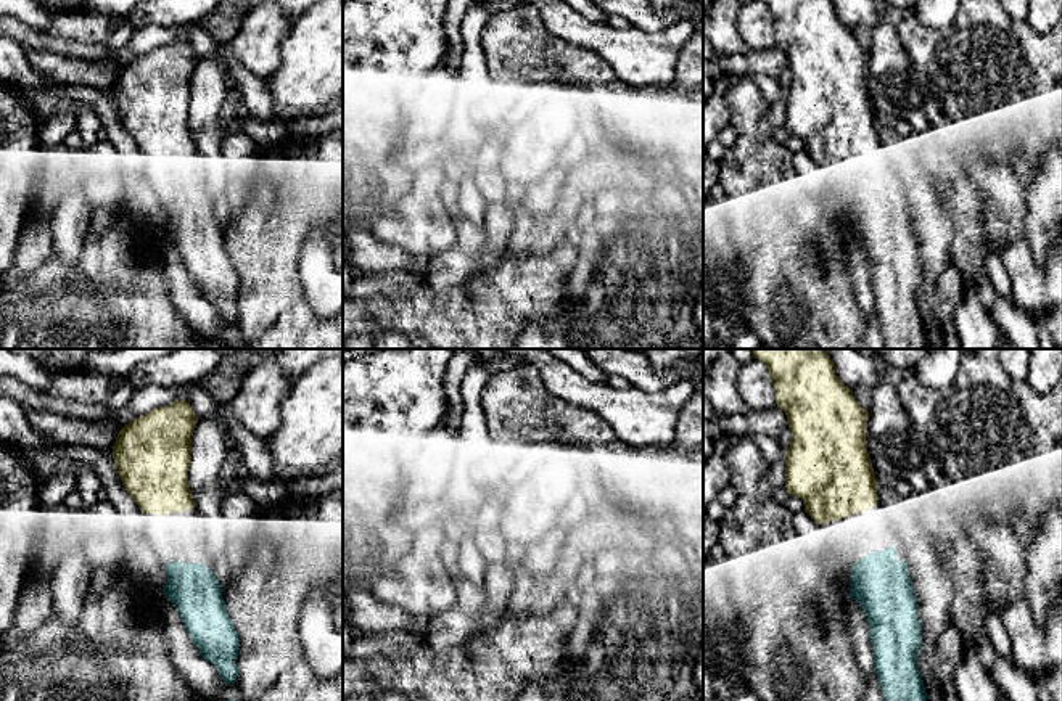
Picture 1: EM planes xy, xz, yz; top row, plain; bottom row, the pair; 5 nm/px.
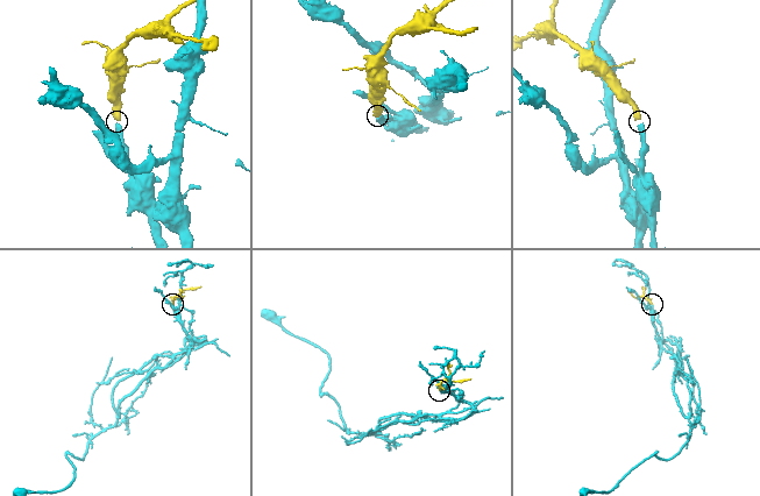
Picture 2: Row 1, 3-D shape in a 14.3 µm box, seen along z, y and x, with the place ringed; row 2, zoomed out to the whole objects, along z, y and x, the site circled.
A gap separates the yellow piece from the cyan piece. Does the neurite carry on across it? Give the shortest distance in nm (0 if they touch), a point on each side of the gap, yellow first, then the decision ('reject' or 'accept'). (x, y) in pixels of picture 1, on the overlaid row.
220 nm apart; from yellow across yz (855, 513), (869, 553); accept

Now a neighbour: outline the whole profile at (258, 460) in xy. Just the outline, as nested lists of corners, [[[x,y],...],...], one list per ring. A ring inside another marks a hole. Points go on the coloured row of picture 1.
[[[150,384],[137,387],[130,400],[124,407],[113,410],[113,415],[121,423],[129,424],[135,418],[175,400],[188,402],[200,420],[212,418],[225,426],[228,445],[241,452],[245,466],[254,481],[270,482],[280,474],[272,463],[266,441],[241,426],[227,405],[216,404],[201,384],[175,387]]]

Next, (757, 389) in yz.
[[[753,359],[739,368],[739,394],[750,410],[766,410],[776,404],[776,387],[768,367]]]

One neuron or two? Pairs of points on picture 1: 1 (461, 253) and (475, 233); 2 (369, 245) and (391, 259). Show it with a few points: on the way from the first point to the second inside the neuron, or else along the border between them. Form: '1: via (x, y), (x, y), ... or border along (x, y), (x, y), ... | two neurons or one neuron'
1: via (465, 248), (470, 238) | one neuron
2: via (374, 250), (382, 258), (386, 258) | one neuron

